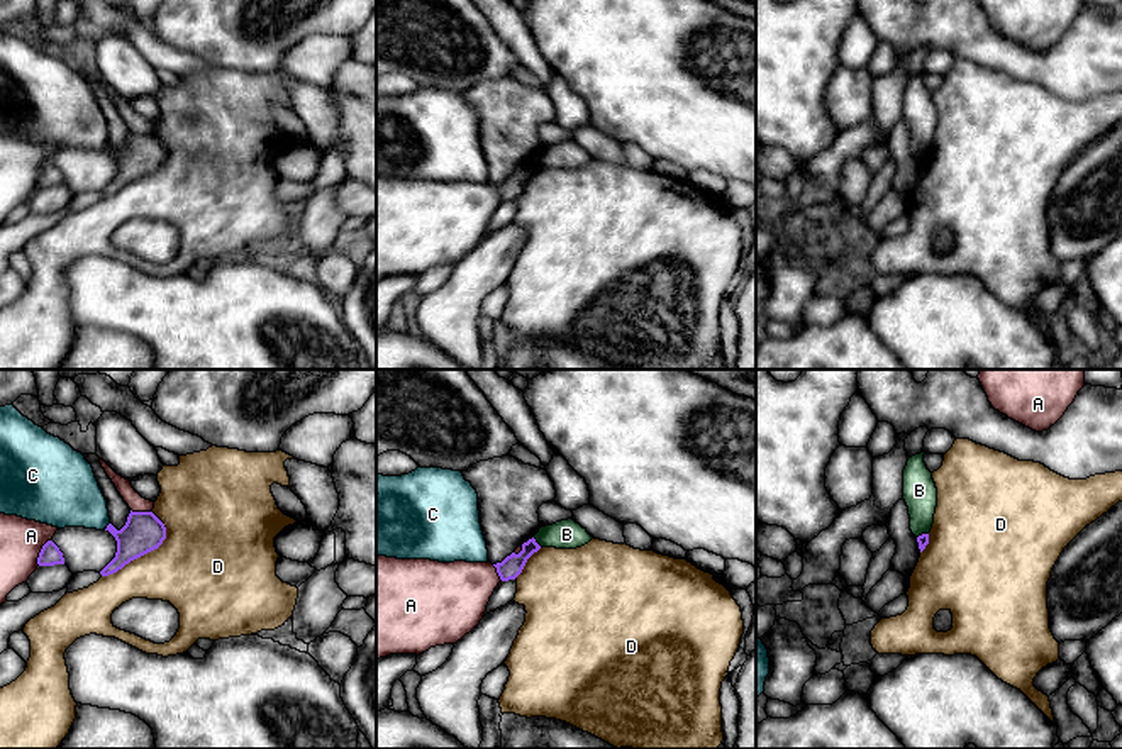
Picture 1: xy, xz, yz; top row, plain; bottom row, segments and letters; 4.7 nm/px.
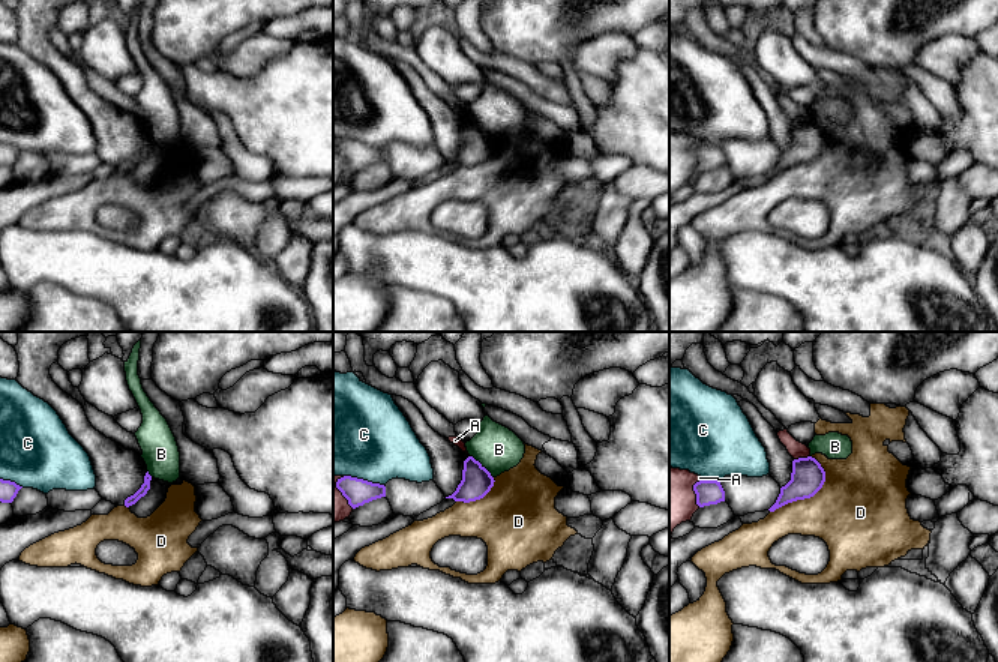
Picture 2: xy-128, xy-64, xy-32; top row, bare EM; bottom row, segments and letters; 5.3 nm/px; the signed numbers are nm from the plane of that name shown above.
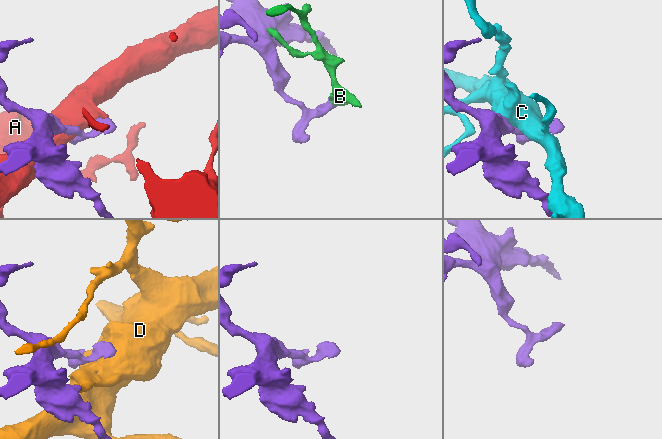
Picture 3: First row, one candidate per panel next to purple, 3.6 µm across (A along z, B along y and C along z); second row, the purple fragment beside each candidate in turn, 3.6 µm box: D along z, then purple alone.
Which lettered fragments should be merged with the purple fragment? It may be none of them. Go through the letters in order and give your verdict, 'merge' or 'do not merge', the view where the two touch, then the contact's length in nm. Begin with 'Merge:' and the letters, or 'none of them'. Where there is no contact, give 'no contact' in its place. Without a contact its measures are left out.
Merge: none of them
A: do not merge; meets purple in xy; contact 140 nm long
B: do not merge; meets purple in xz; contact 60 nm long
C: do not merge; meets purple in xy; contact 40 nm long
D: do not merge; meets purple in xy; contact 400 nm long

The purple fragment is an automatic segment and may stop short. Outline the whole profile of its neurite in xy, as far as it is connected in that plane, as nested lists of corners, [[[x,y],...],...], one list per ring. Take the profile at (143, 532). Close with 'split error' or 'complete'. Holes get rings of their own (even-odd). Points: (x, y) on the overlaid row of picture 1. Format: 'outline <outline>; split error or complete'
outline [[[132,512],[125,525],[117,530],[112,524],[107,529],[117,541],[115,558],[100,571],[108,576],[122,569],[131,561],[158,549],[166,539],[164,524],[153,512]]]; complete

